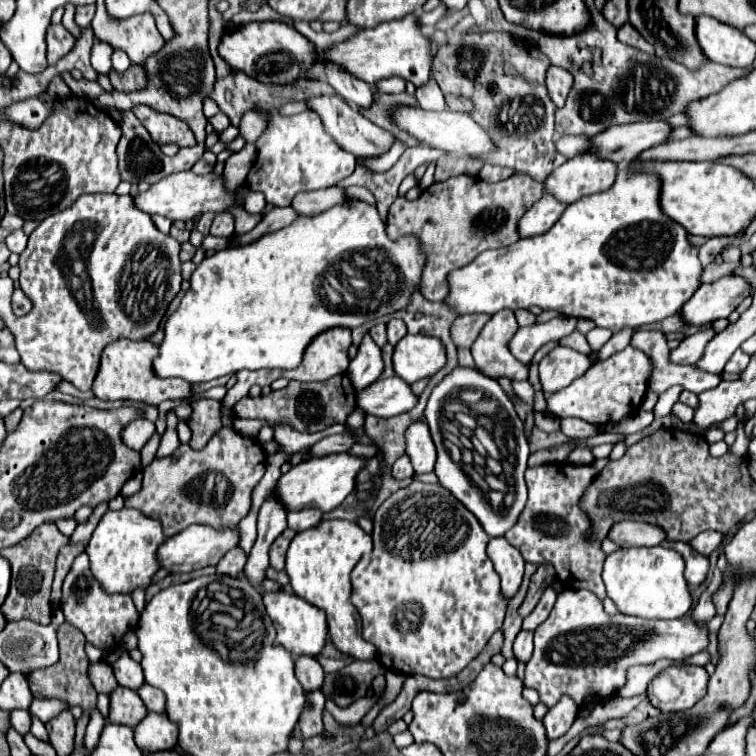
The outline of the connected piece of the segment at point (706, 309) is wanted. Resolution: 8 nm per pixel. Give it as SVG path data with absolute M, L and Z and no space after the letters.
M728 275L710 285L700 285L692 299L684 303L682 315L692 325L706 325L728 317L748 295L752 295L750 283L740 275Z

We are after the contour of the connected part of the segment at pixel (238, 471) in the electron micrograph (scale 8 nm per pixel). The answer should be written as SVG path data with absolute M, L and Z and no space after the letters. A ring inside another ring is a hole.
M222 427L204 449L194 451L190 445L180 445L170 457L154 459L142 469L142 489L126 499L126 507L142 511L146 517L160 519L164 535L172 537L194 523L208 523L212 527L234 527L250 513L252 491L264 477L266 453L256 439L242 437L234 427ZM206 473L220 473L228 481L228 497L222 503L204 503L196 493L196 481Z

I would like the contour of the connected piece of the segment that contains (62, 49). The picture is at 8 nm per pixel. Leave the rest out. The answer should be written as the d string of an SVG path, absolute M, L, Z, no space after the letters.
M50 25L48 33L46 33L46 41L48 41L48 65L52 65L60 57L64 57L76 43L74 35L68 29L64 29L62 25Z

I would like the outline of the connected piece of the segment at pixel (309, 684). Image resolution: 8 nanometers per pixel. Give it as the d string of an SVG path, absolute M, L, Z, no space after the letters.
M298 657L296 659L296 677L304 685L308 693L316 691L324 683L324 669L314 657Z

